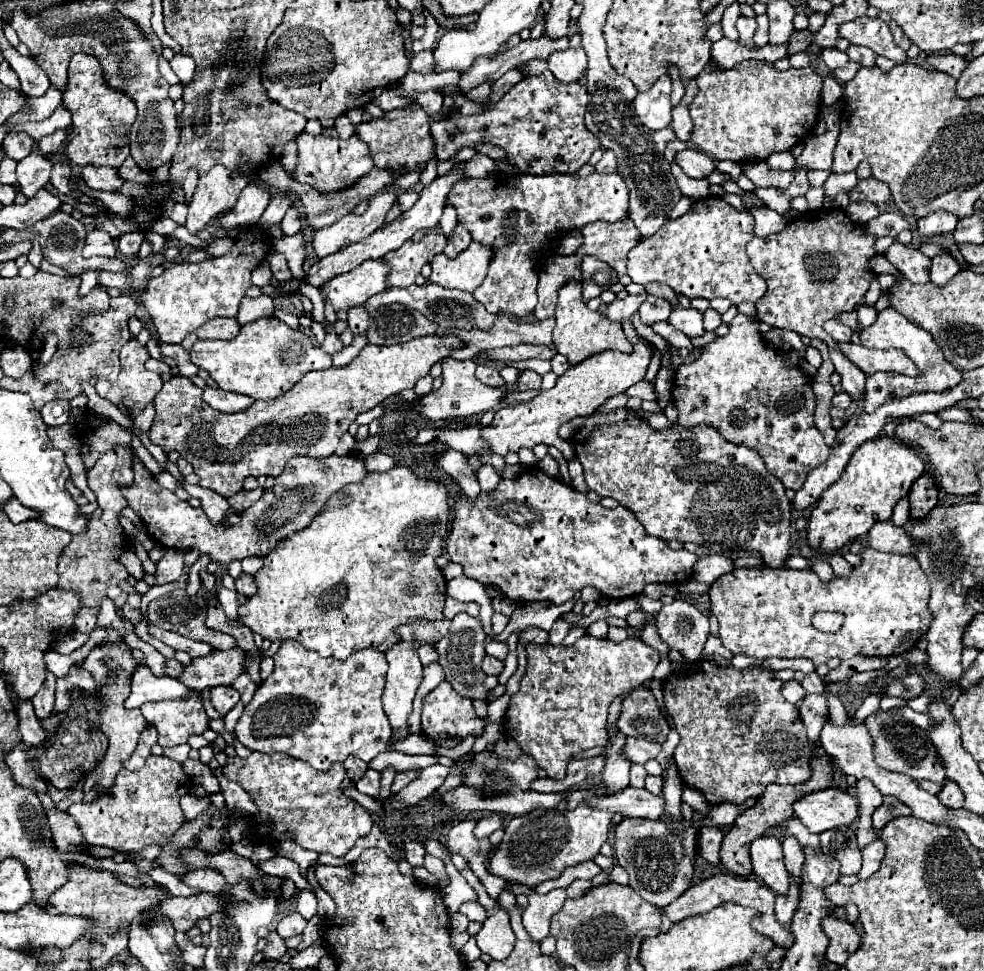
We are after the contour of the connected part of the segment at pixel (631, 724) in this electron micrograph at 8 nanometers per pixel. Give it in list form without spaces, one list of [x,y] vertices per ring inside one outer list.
[[[645,687],[633,689],[623,701],[617,727],[621,727],[627,737],[641,737],[655,743],[665,743],[669,735],[669,723],[663,719],[653,693]]]

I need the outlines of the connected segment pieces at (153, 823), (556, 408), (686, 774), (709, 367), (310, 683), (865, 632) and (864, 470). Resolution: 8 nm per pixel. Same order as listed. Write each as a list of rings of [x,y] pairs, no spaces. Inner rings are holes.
[[[151,755],[143,769],[139,771],[121,769],[111,789],[107,789],[95,801],[73,803],[67,813],[75,817],[87,843],[109,847],[121,853],[129,851],[135,853],[153,843],[165,845],[165,841],[173,837],[173,833],[181,827],[181,823],[185,823],[179,799],[189,791],[187,785],[189,777],[185,775],[185,771],[177,761],[169,761],[163,755],[161,757]]]
[[[629,319],[625,321],[625,335],[627,335],[629,343],[633,345],[633,351],[629,355],[625,355],[621,351],[605,351],[605,353],[591,355],[589,359],[581,361],[579,365],[573,365],[565,375],[561,375],[557,379],[553,389],[539,391],[533,399],[529,399],[525,403],[505,405],[499,411],[495,411],[493,423],[489,427],[481,427],[483,439],[487,439],[491,443],[491,449],[499,455],[519,451],[521,447],[533,449],[539,443],[555,445],[565,455],[565,459],[571,461],[575,457],[575,453],[571,451],[569,443],[559,443],[559,435],[557,435],[559,425],[571,421],[573,417],[591,415],[609,397],[625,393],[631,385],[645,379],[645,373],[647,373],[655,347],[635,331],[635,327]]]
[[[693,661],[689,665],[683,665],[679,667],[677,671],[673,671],[663,683],[663,699],[665,699],[665,707],[667,711],[671,713],[673,721],[675,721],[675,727],[677,727],[677,733],[681,735],[681,743],[677,745],[675,749],[675,765],[677,765],[677,771],[679,771],[679,777],[685,785],[689,787],[695,787],[699,789],[705,799],[709,801],[709,805],[719,805],[719,803],[735,803],[735,805],[741,805],[743,801],[747,799],[759,799],[765,791],[765,787],[769,783],[777,783],[777,785],[783,785],[783,783],[807,783],[811,779],[811,755],[813,755],[813,743],[809,741],[807,737],[807,731],[805,731],[805,725],[801,721],[801,715],[799,715],[799,709],[793,705],[793,703],[787,703],[781,695],[781,687],[783,687],[783,681],[773,677],[773,669],[763,669],[763,667],[749,667],[749,669],[735,669],[735,667],[719,667],[717,663],[711,663],[711,661]]]
[[[737,313],[737,317],[729,323],[729,333],[725,337],[703,347],[701,357],[693,363],[677,367],[673,379],[673,405],[679,411],[677,423],[681,427],[713,425],[727,441],[737,441],[739,445],[757,449],[769,473],[773,473],[787,489],[799,491],[809,471],[829,457],[829,447],[813,423],[815,393],[811,383],[813,379],[801,373],[799,367],[789,367],[785,363],[785,351],[781,347],[775,349],[773,345],[765,345],[757,317]]]
[[[289,639],[289,641],[283,641],[283,645],[279,647],[279,651],[273,655],[273,661],[275,661],[273,673],[271,673],[271,675],[263,681],[263,685],[257,689],[257,693],[255,693],[255,697],[253,697],[253,703],[249,703],[249,705],[245,707],[241,719],[239,719],[237,725],[235,725],[237,741],[241,741],[247,749],[251,749],[251,751],[261,751],[261,753],[285,753],[285,755],[289,755],[289,757],[293,757],[293,759],[301,759],[301,761],[309,763],[311,767],[315,767],[315,769],[319,769],[319,771],[331,769],[333,763],[345,761],[345,757],[349,757],[349,755],[355,755],[355,757],[359,757],[359,759],[363,759],[363,761],[369,763],[369,761],[373,761],[379,753],[383,753],[383,751],[389,749],[391,725],[389,725],[389,719],[387,719],[387,715],[383,713],[383,705],[381,705],[381,693],[383,693],[385,669],[387,669],[383,653],[377,653],[375,649],[363,649],[363,651],[353,653],[347,661],[337,661],[337,659],[333,659],[333,657],[327,657],[327,659],[325,659],[325,657],[321,657],[317,651],[309,651],[309,649],[305,649],[299,641]]]
[[[865,547],[861,551],[861,565],[853,567],[851,573],[847,577],[833,577],[829,583],[823,583],[811,569],[801,569],[801,571],[793,571],[793,569],[773,569],[767,565],[759,565],[759,567],[751,567],[751,569],[733,569],[731,573],[725,573],[723,577],[719,577],[713,583],[713,589],[709,589],[709,599],[711,599],[711,611],[719,621],[719,637],[723,641],[723,647],[729,649],[731,653],[743,653],[749,655],[753,659],[769,659],[769,657],[805,657],[811,659],[815,665],[827,663],[831,657],[839,657],[839,659],[851,659],[855,655],[865,655],[865,657],[891,657],[891,655],[903,655],[907,651],[911,651],[917,641],[927,633],[933,615],[927,607],[929,601],[929,583],[925,581],[925,573],[921,571],[921,567],[917,567],[917,561],[913,555],[901,555],[901,553],[881,553],[875,551],[871,547]],[[817,611],[841,611],[845,615],[843,627],[837,633],[821,633],[811,625],[811,617]]]
[[[885,433],[863,443],[853,451],[841,479],[821,493],[817,507],[809,517],[809,545],[821,553],[839,551],[851,539],[867,535],[871,525],[889,521],[895,503],[909,493],[911,485],[923,475],[923,471],[925,463],[917,451],[887,437]]]

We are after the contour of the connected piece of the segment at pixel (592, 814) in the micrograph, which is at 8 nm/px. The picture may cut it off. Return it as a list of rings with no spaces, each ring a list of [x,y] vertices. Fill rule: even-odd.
[[[559,803],[555,809],[535,809],[533,813],[513,817],[505,827],[499,851],[491,859],[491,871],[505,881],[537,887],[547,879],[559,877],[567,867],[593,859],[607,841],[611,819],[613,813],[593,809],[587,803],[579,803],[575,809]]]

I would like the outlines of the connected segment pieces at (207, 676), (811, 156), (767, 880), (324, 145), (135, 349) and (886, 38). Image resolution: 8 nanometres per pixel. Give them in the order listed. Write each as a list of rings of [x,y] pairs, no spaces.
[[[237,649],[215,651],[207,657],[195,657],[189,665],[183,667],[183,673],[177,677],[187,689],[203,691],[215,685],[231,685],[237,675],[241,675],[241,653]]]
[[[827,107],[823,111],[827,133],[825,135],[813,135],[805,143],[803,153],[797,157],[799,165],[807,165],[809,169],[831,169],[833,165],[833,149],[837,141],[837,121],[839,115]]]
[[[757,837],[751,843],[751,863],[753,873],[775,893],[787,893],[789,889],[789,873],[783,865],[781,841],[777,837]]]
[[[301,133],[297,137],[297,149],[299,149],[299,155],[297,155],[297,167],[295,167],[293,179],[297,179],[299,183],[313,185],[323,193],[339,191],[343,187],[353,185],[359,177],[363,177],[373,167],[369,147],[357,135],[343,141],[339,137],[329,137],[329,135],[313,137],[309,133]]]
[[[131,339],[127,345],[123,345],[121,349],[121,373],[117,377],[117,381],[97,381],[95,383],[95,391],[99,397],[109,399],[111,403],[115,403],[117,407],[123,409],[123,413],[127,417],[137,417],[159,393],[163,381],[157,373],[151,373],[145,369],[145,361],[149,359],[149,351],[145,347],[141,347],[135,339]]]
[[[867,15],[847,21],[839,25],[841,37],[845,37],[853,45],[863,45],[873,49],[877,55],[883,55],[891,59],[893,63],[903,63],[905,61],[905,51],[893,41],[893,35],[887,27],[885,21],[881,19],[871,19]]]

